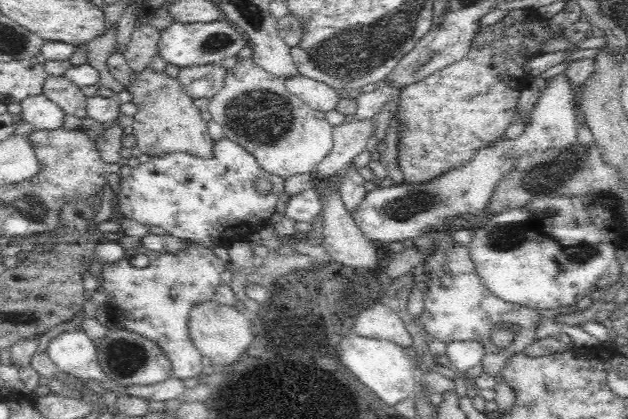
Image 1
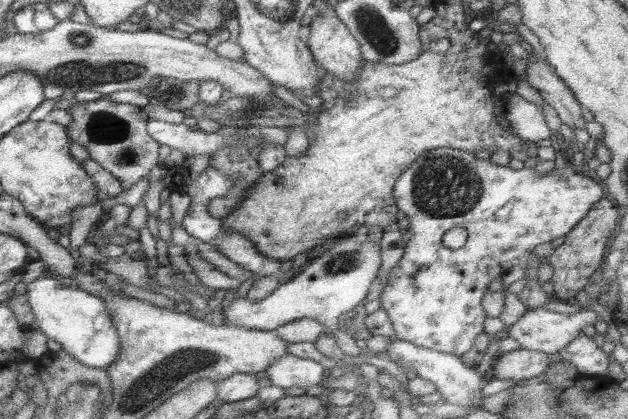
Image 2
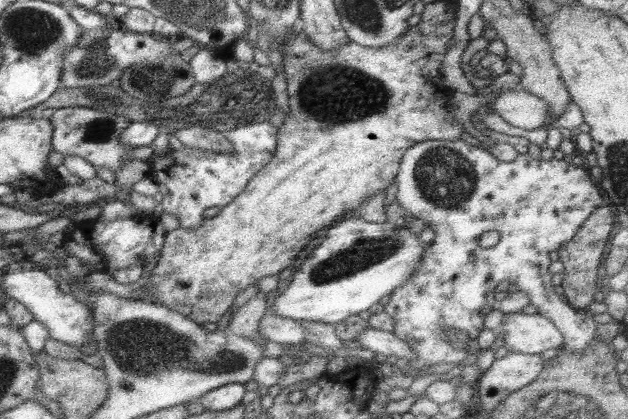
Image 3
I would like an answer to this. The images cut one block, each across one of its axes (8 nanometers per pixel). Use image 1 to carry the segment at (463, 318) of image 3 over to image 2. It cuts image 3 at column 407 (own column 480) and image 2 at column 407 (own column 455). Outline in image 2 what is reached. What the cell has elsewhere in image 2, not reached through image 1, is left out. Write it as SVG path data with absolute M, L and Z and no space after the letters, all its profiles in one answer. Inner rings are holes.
M430 148L430 150L426 150L424 154L420 154L399 177L394 188L393 196L396 200L398 210L401 210L406 217L410 219L410 228L408 231L412 233L412 239L407 242L402 259L389 273L387 285L379 296L382 304L381 308L389 315L390 321L393 323L395 338L412 342L412 344L420 348L428 348L430 350L450 353L461 357L472 348L476 337L480 333L484 333L485 321L488 317L483 310L482 299L484 299L484 294L489 290L488 286L490 286L490 282L496 280L499 276L502 277L513 266L517 264L526 264L527 266L524 274L524 278L527 279L526 286L523 288L522 292L518 294L519 299L527 308L544 308L545 304L552 300L551 296L544 291L538 280L538 268L542 262L545 262L545 259L536 256L532 251L540 244L552 243L554 239L568 235L571 230L587 216L590 208L607 196L607 193L603 183L594 177L594 175L589 178L582 176L582 174L578 174L577 168L571 164L568 164L563 170L556 171L553 169L551 172L541 175L535 172L534 168L524 167L522 170L514 170L514 168L510 168L509 165L498 165L492 162L490 158L483 160L478 158L475 153L466 152L458 148L434 148L434 150ZM455 227L466 229L468 231L468 240L463 248L450 250L450 248L446 248L446 246L442 244L442 238L448 230Z

